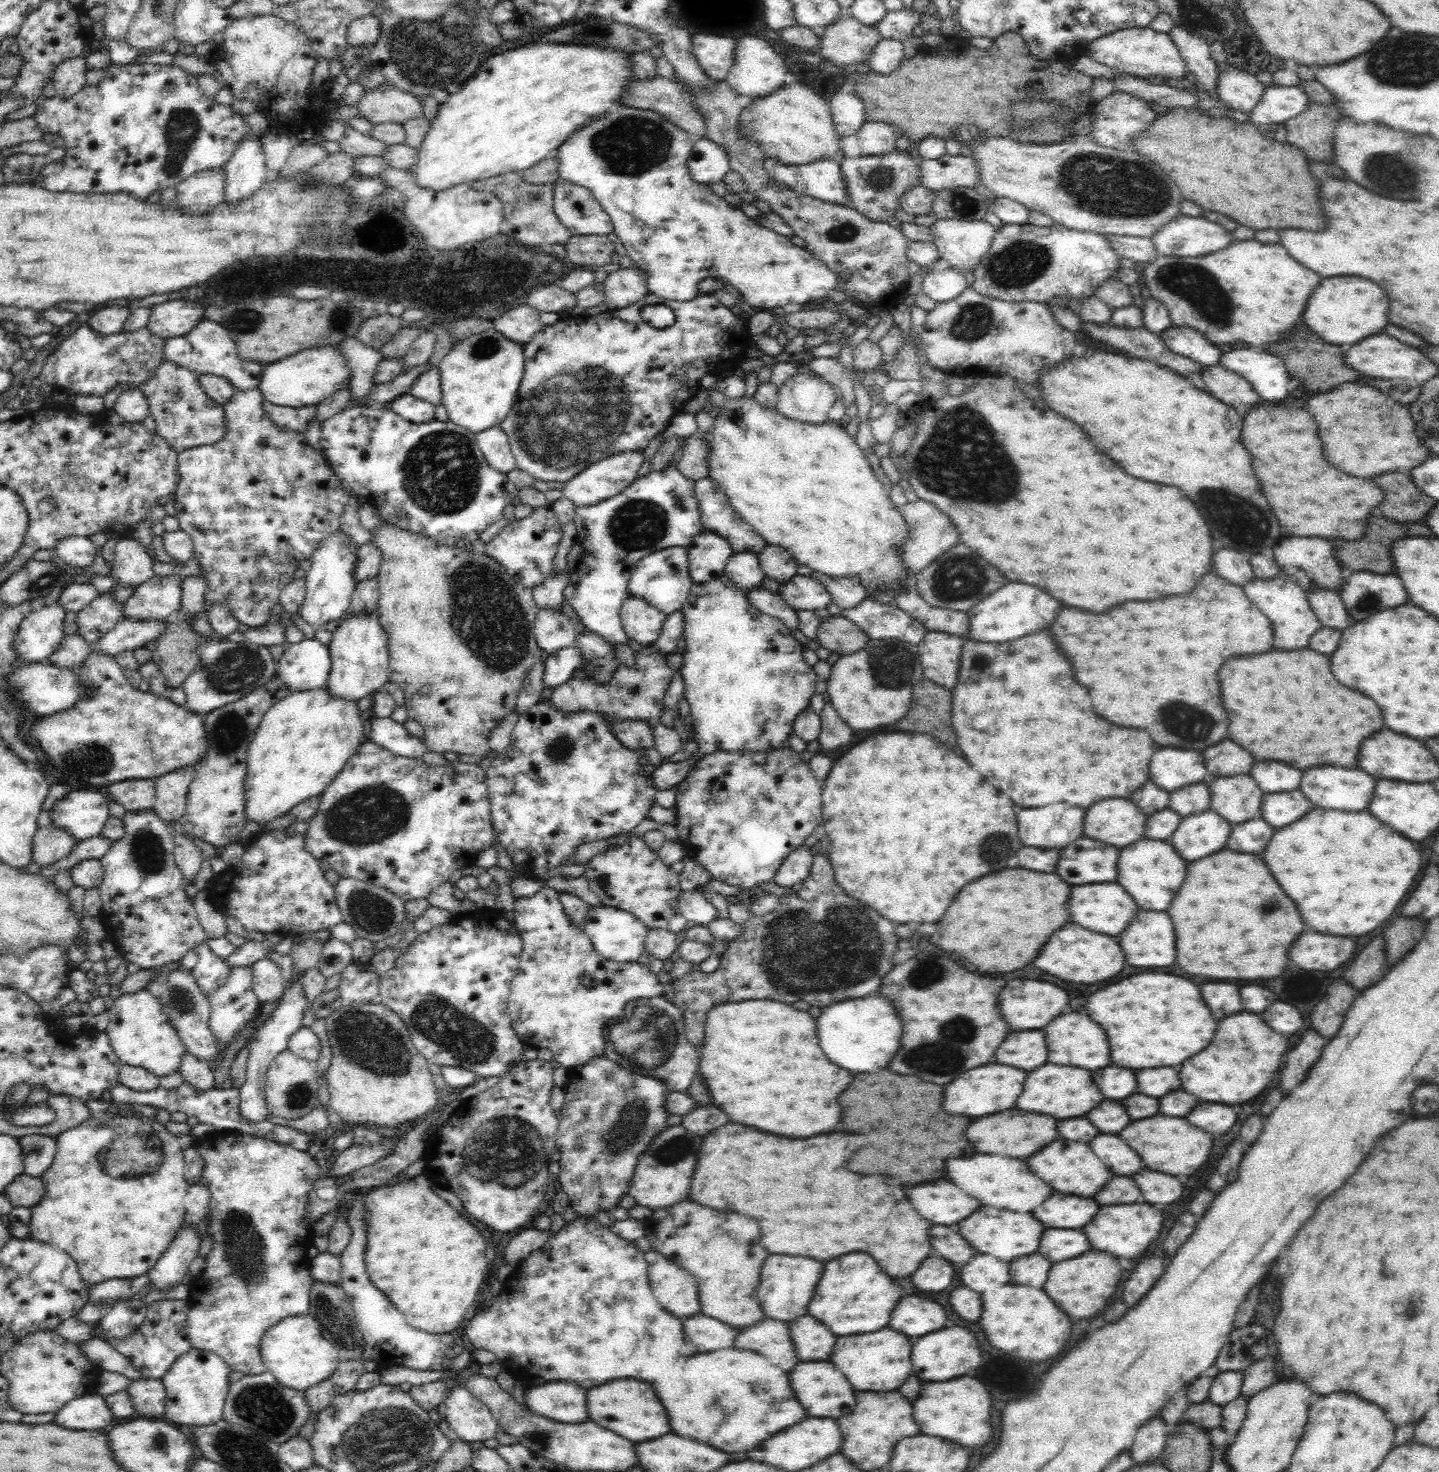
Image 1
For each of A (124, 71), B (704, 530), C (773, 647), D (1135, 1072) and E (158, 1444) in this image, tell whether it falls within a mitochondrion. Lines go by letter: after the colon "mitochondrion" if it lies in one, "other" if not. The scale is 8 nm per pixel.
A: other
B: other
C: other
D: other
E: mitochondrion

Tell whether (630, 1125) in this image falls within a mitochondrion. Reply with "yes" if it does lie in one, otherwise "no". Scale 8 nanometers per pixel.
yes

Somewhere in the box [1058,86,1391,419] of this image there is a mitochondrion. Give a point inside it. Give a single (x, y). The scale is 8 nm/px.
(1198, 285)

